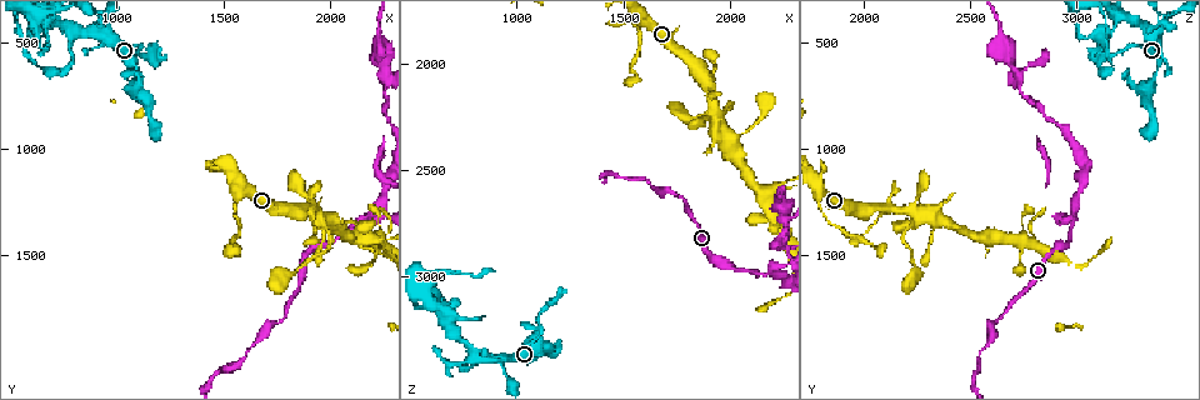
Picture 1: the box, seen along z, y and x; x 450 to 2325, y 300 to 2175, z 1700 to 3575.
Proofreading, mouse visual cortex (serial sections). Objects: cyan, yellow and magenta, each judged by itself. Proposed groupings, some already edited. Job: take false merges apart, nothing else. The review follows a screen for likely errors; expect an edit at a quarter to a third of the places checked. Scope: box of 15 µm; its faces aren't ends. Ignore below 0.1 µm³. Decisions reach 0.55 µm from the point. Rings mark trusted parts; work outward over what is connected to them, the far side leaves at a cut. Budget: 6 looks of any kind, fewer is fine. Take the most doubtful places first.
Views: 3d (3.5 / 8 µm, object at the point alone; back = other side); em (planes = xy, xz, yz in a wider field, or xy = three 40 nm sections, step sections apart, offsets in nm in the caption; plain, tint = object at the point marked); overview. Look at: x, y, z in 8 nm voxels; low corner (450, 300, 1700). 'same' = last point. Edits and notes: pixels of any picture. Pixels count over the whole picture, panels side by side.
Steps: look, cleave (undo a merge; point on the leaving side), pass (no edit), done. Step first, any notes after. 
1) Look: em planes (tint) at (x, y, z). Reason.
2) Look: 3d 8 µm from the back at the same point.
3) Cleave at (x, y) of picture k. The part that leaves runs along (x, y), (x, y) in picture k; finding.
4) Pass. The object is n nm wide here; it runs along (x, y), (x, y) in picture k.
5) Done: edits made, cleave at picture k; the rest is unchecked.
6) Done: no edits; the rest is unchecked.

Look: 3d 3.5 µm at (1990, 1420, 2190).

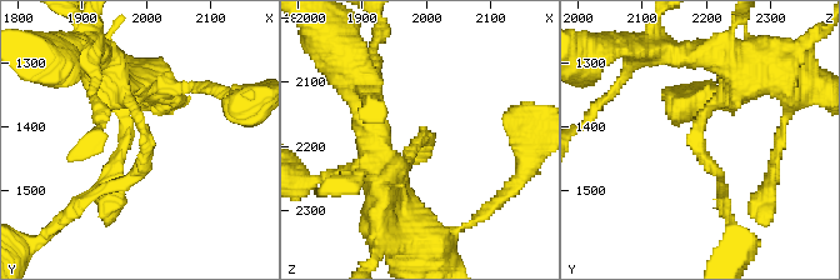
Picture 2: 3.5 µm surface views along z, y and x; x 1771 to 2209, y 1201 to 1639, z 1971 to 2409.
Look: em xy step 5 (tint) at (1995, 1415, 2180).

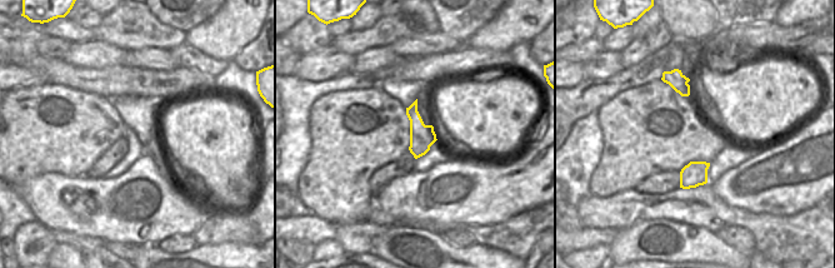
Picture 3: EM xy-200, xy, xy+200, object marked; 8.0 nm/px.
Pass. The object is 200 nm wide here; it runs along (743, 85), (695, 131), (720, 189) in picture 2; one cell here.

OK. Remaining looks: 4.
Look: 3d 3.5 µm at (2190, 1330, 2980).

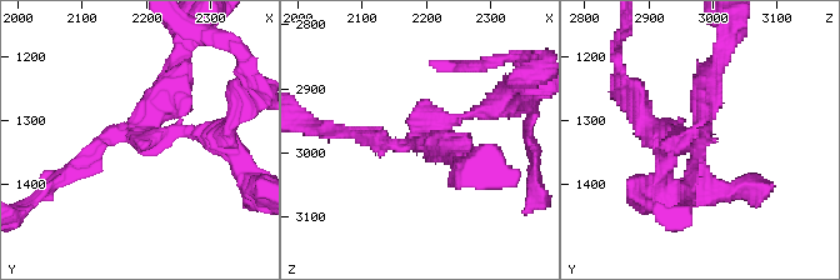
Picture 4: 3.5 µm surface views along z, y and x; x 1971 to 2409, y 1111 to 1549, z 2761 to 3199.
Look: em xy step 1 (tint) at (2180, 1315, 2985). 3 arms meet here; the arms are 150, 150, 300 nm wide; now the EM.

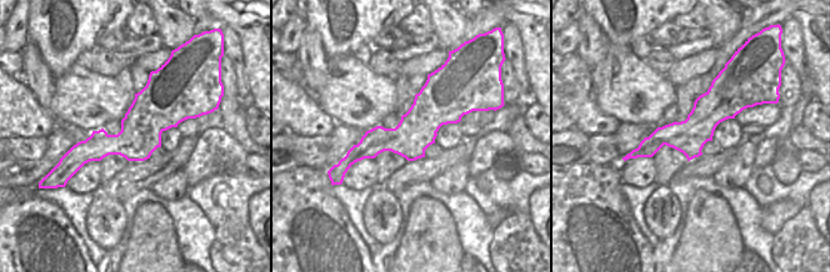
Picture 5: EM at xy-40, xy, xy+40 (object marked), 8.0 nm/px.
Cleave at (475, 110) of picture 4. A second cell is stuck on.

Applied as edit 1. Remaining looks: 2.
Look: 3d 3.5 µm from the back at (940, 460, 3380). Thin neck.

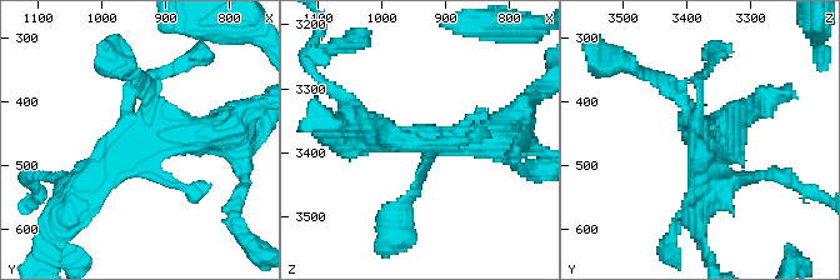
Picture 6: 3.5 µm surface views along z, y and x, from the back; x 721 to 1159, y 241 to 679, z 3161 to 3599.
Look: em xy step 1 (tint) at (935, 470, 3375).

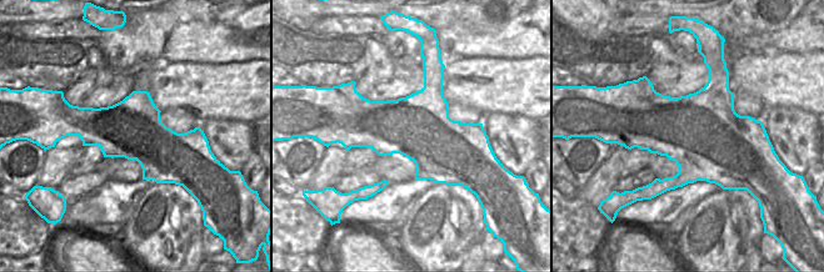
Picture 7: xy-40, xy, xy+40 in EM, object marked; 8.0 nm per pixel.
Pass. All the same cell.

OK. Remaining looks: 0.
Done: edits made, cleave at picture 4; the rest is unchecked.

